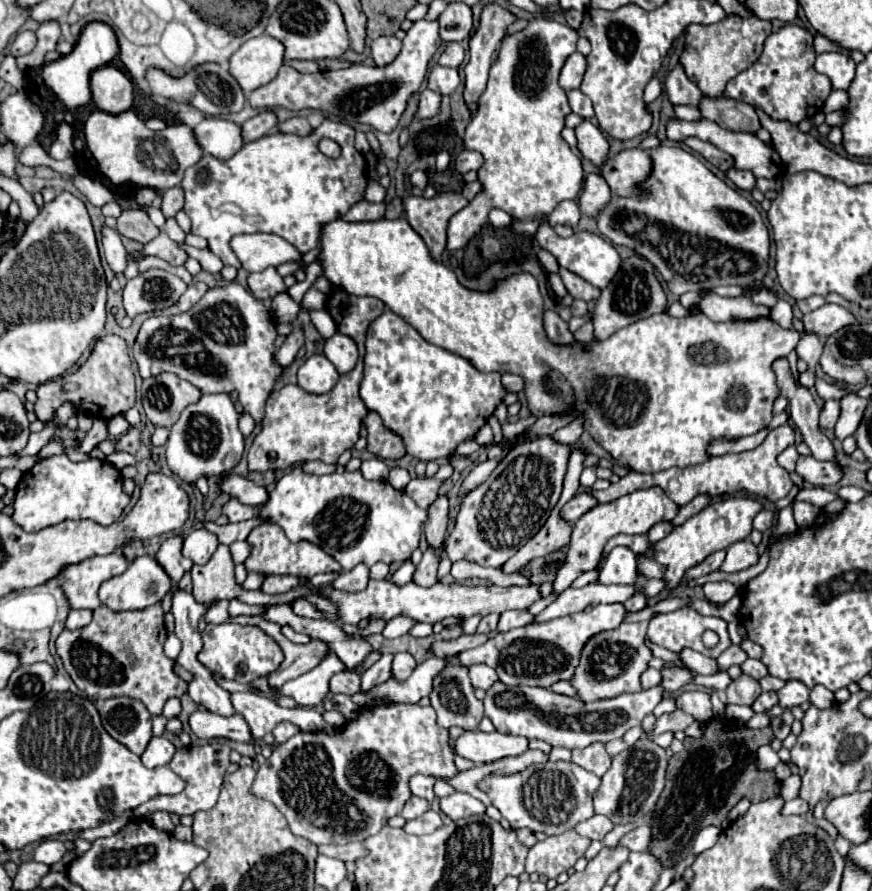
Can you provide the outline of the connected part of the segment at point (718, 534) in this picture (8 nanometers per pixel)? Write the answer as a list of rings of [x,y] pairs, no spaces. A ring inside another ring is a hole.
[[[733,496],[727,500],[719,500],[719,502],[705,506],[697,516],[689,518],[683,526],[673,528],[671,534],[665,536],[663,540],[655,542],[653,544],[653,558],[661,566],[665,566],[665,572],[663,572],[665,590],[679,588],[683,584],[685,572],[689,568],[701,564],[709,554],[723,550],[723,548],[729,548],[733,542],[745,540],[751,534],[751,530],[753,530],[751,522],[761,508],[763,506],[757,500],[745,498],[745,496]]]

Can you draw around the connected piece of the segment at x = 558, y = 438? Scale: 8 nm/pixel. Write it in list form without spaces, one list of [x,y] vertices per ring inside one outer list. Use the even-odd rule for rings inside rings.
[[[581,418],[579,420],[573,420],[569,426],[565,426],[563,430],[557,430],[555,434],[553,434],[553,440],[557,442],[557,444],[565,444],[565,446],[571,446],[571,444],[575,444],[577,440],[579,440],[579,436],[581,436],[581,432],[583,432],[583,426],[581,426]]]

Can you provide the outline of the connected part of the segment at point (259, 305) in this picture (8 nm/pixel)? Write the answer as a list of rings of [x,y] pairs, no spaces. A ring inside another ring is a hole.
[[[229,282],[221,288],[211,288],[195,308],[177,316],[151,316],[143,322],[135,346],[133,356],[139,364],[141,378],[157,376],[163,372],[177,374],[179,378],[187,380],[189,384],[197,386],[203,394],[219,394],[219,392],[237,392],[241,406],[253,416],[255,422],[261,422],[265,416],[265,400],[269,398],[275,382],[279,380],[283,366],[273,362],[273,342],[275,342],[275,328],[273,318],[267,312],[265,304],[249,290],[239,286],[237,282]]]

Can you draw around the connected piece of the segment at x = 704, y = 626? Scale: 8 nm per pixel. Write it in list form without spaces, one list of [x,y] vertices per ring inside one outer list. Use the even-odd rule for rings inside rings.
[[[685,606],[669,614],[657,614],[649,622],[649,632],[647,638],[653,644],[665,646],[673,652],[679,652],[681,648],[693,648],[709,658],[717,658],[725,648],[731,646],[729,634],[727,634],[727,622],[719,616],[701,616],[693,608]],[[705,630],[713,630],[719,636],[719,644],[709,650],[703,646],[701,636]]]

